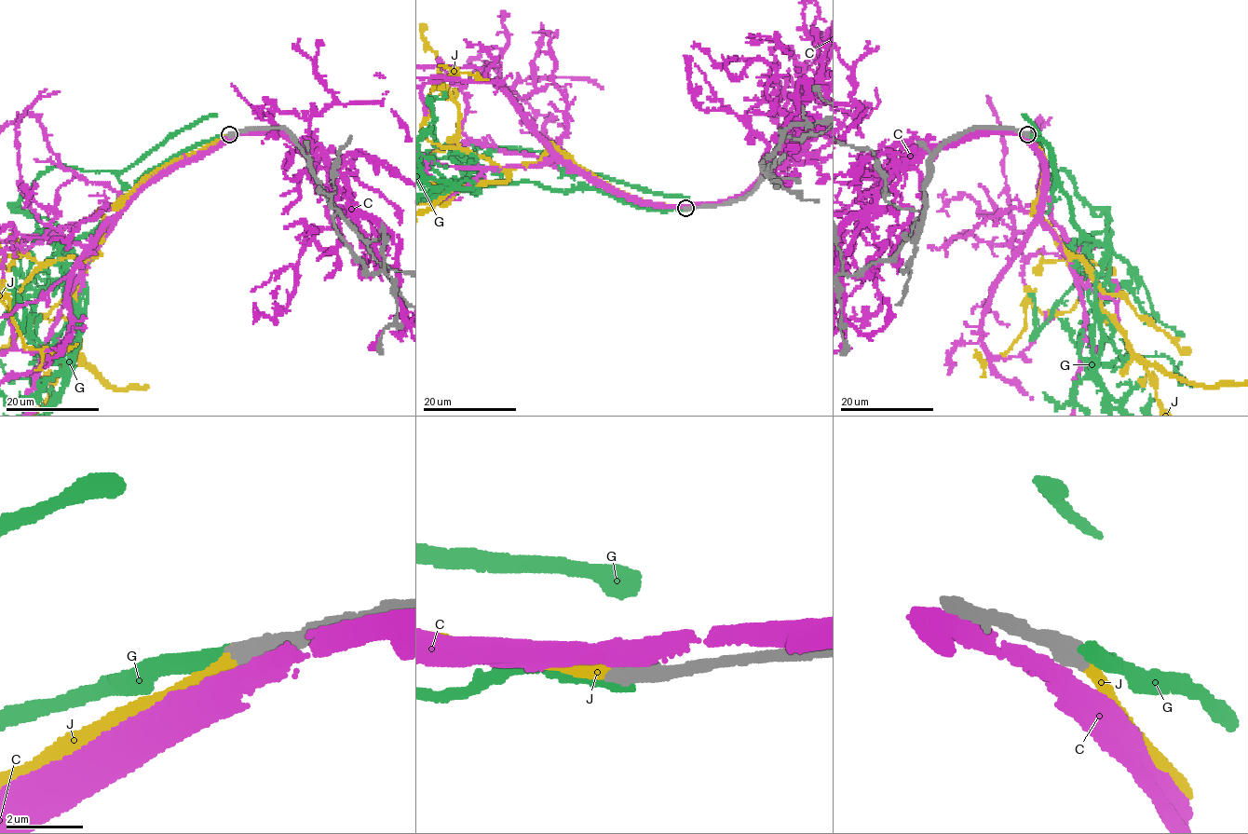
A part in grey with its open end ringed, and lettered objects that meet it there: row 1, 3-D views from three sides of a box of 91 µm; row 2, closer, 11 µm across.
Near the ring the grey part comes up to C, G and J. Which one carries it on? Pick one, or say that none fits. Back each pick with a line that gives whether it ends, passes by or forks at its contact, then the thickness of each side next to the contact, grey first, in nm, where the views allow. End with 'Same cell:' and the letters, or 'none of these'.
J: it ends; calibres 600 and 420 nm
Same cell: J

